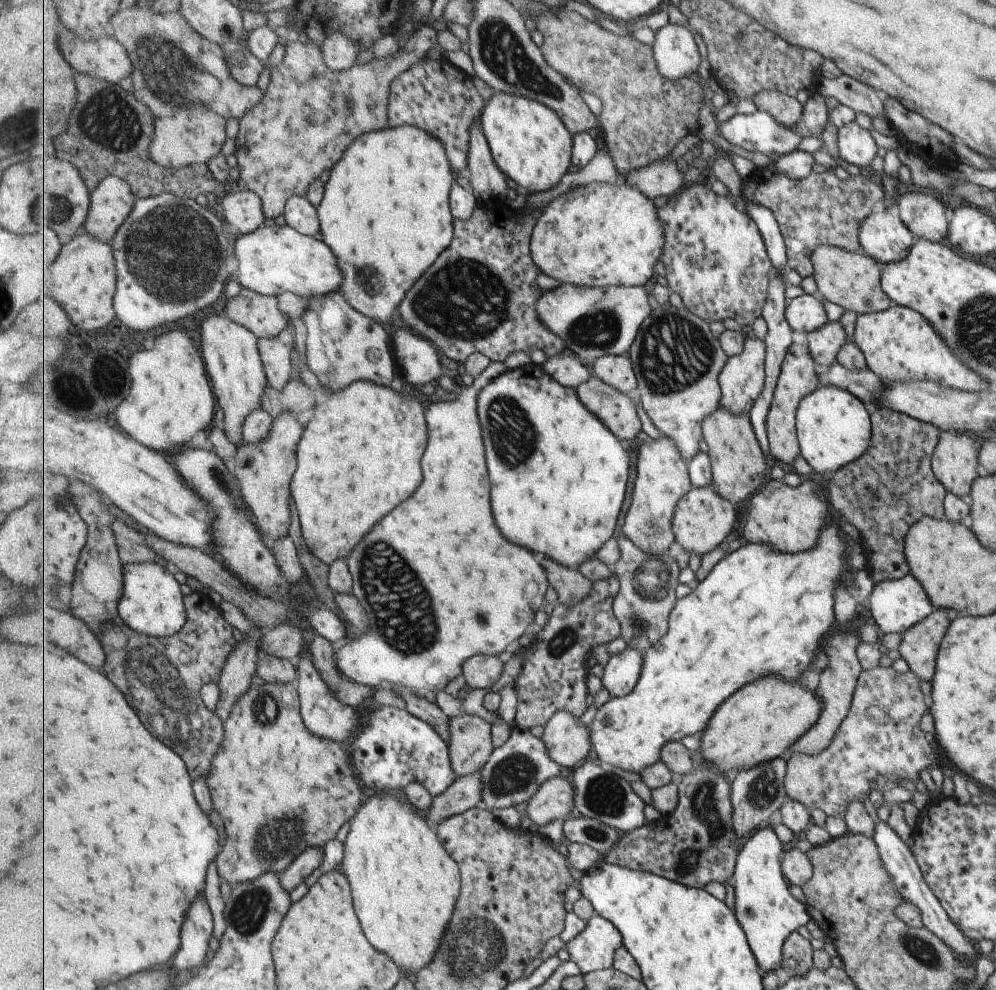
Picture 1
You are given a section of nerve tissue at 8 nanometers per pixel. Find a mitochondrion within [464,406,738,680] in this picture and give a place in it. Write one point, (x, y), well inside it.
(652, 583)

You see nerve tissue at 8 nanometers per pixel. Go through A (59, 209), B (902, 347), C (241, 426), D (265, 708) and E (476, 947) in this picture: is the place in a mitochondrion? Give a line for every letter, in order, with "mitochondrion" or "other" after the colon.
A: mitochondrion
B: other
C: other
D: mitochondrion
E: mitochondrion

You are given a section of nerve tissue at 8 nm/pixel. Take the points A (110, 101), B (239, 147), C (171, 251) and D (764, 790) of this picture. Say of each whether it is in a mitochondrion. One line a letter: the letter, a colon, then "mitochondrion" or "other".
A: mitochondrion
B: other
C: mitochondrion
D: mitochondrion

